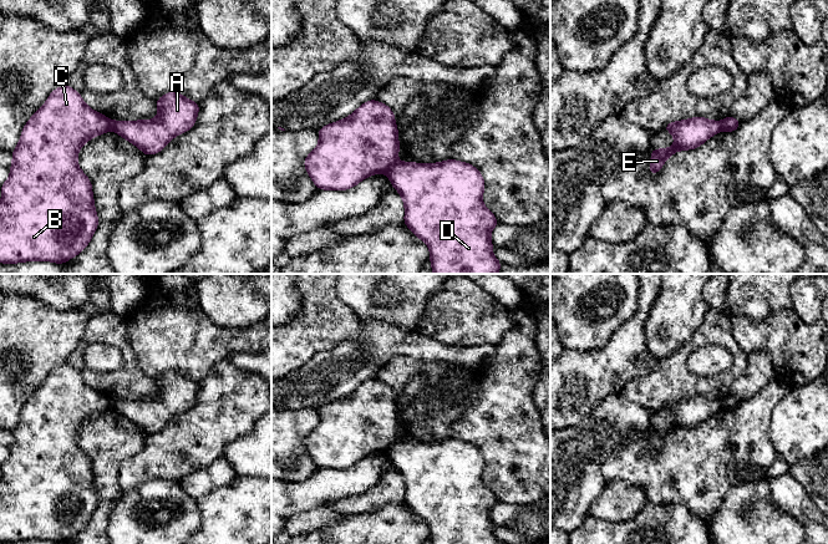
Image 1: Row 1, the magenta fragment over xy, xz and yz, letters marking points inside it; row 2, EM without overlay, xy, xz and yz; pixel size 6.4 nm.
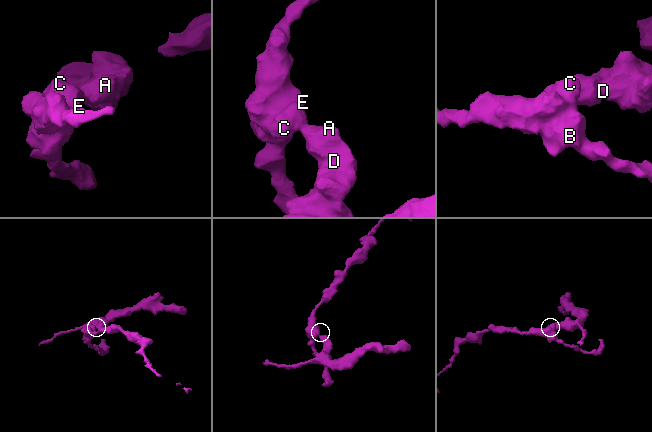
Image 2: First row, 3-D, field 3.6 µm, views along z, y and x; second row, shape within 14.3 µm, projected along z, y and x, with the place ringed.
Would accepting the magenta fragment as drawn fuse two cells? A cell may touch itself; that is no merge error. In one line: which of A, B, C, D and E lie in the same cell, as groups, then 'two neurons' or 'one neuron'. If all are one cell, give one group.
A D / B C E | two neurons

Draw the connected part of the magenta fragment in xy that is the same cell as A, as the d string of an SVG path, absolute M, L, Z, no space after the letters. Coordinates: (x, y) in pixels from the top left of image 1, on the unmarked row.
M171 370L157 380L158 395L152 400L113 400L113 410L132 421L146 434L161 431L176 415L191 408L199 383Z

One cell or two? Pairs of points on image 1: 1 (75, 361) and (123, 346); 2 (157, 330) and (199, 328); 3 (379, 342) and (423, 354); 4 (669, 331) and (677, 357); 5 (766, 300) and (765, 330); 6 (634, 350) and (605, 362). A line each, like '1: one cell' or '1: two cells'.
1: one cell
2: one cell
3: one cell
4: two cells
5: two cells
6: one cell

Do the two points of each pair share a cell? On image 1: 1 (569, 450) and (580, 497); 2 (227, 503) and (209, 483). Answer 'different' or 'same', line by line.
1: same
2: different

